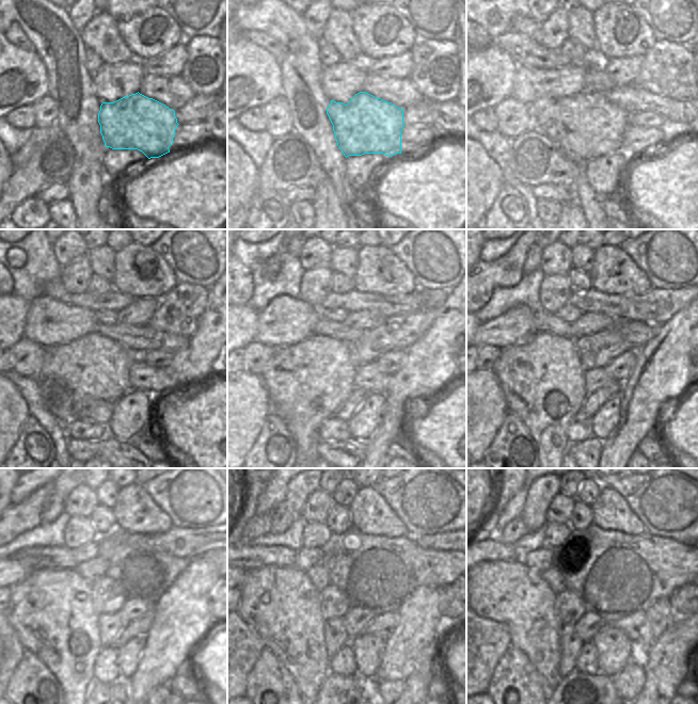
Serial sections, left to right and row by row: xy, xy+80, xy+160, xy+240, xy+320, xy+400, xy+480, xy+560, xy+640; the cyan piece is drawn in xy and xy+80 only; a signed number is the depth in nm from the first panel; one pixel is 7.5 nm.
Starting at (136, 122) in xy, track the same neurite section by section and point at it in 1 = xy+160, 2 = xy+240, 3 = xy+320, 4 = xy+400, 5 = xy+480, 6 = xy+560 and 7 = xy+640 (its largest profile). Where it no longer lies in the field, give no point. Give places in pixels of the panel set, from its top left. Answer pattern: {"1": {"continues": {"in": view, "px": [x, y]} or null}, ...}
{"1": {"continues": {"in": "xy+160", "px": [590, 126]}}, "2": {"continues": {"in": "xy+240", "px": [94, 366]}}, "3": {"continues": {"in": "xy+320", "px": [307, 382]}}, "4": {"continues": {"in": "xy+400", "px": [542, 379]}}, "5": {"continues": {"in": "xy+480", "px": [51, 611]}}, "6": {"continues": {"in": "xy+560", "px": [281, 604]}}, "7": {"continues": {"in": "xy+640", "px": [508, 592]}}}

